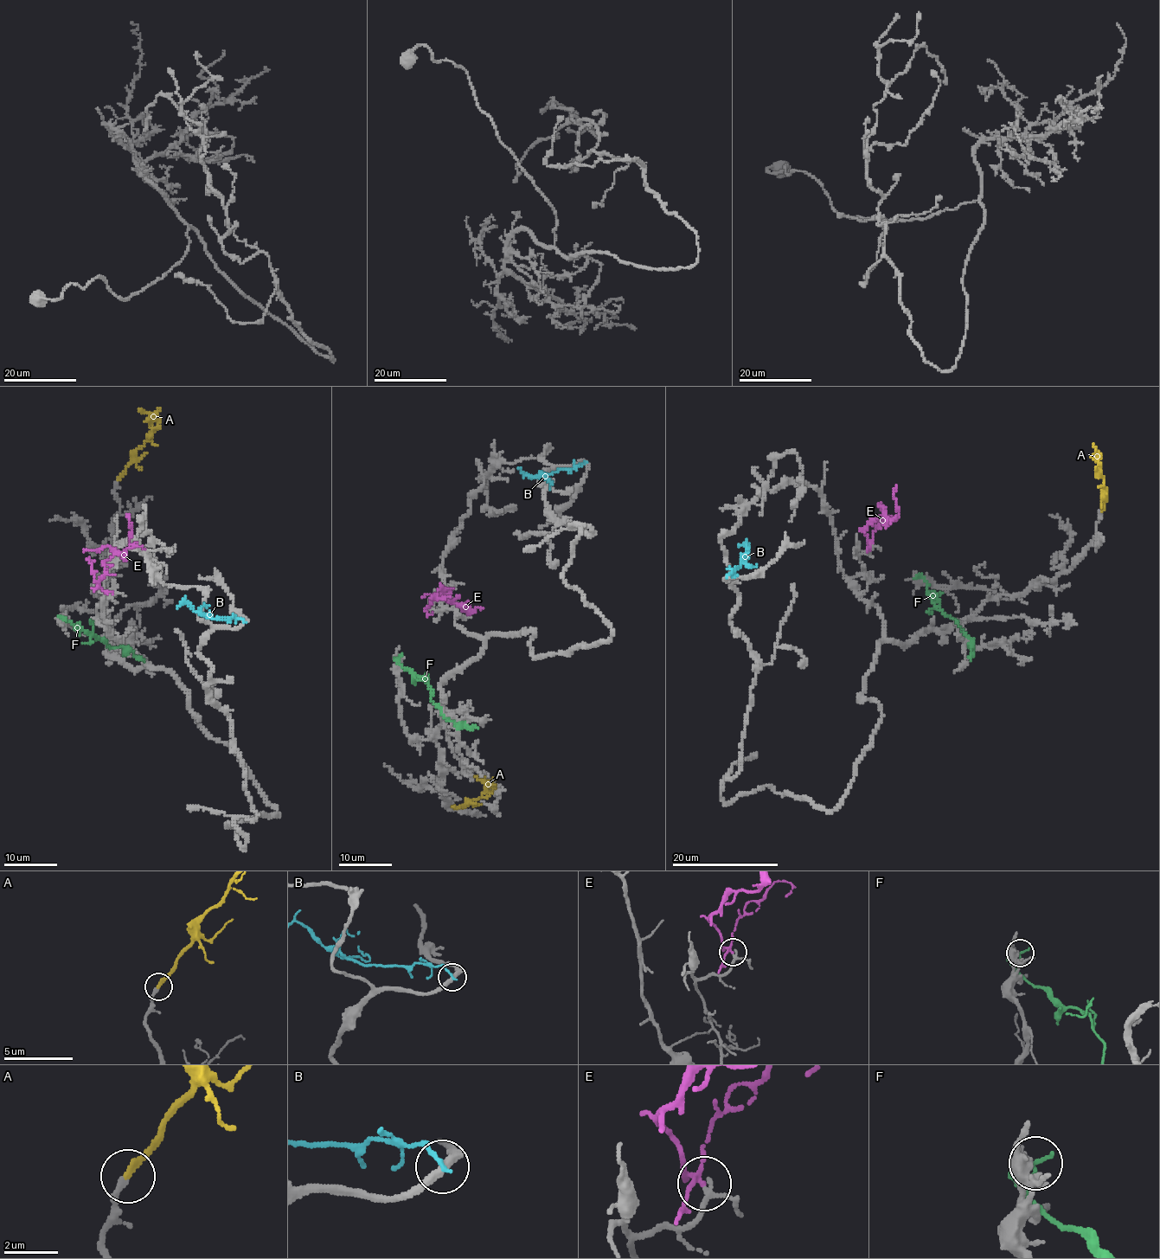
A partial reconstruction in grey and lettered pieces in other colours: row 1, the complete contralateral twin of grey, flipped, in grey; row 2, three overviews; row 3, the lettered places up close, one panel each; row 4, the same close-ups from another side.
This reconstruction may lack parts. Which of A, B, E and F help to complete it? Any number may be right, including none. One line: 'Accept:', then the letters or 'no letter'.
Accept: A

